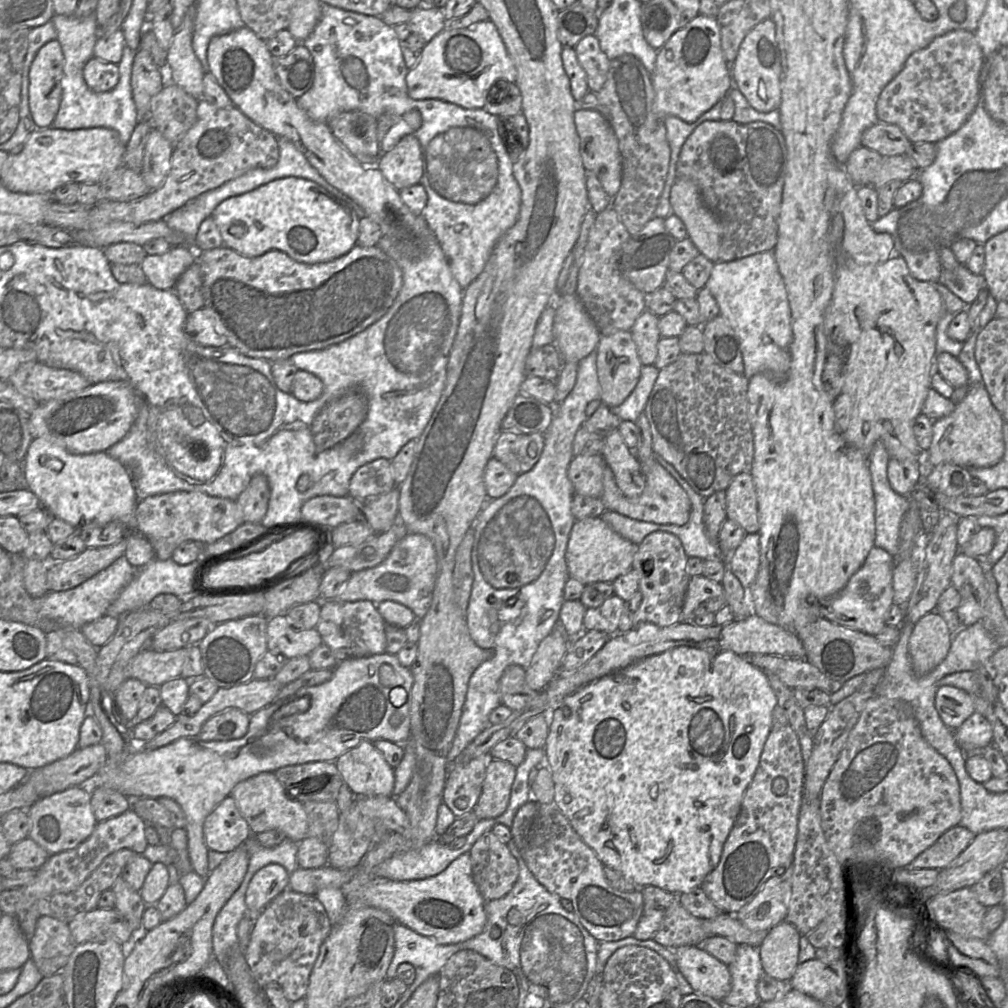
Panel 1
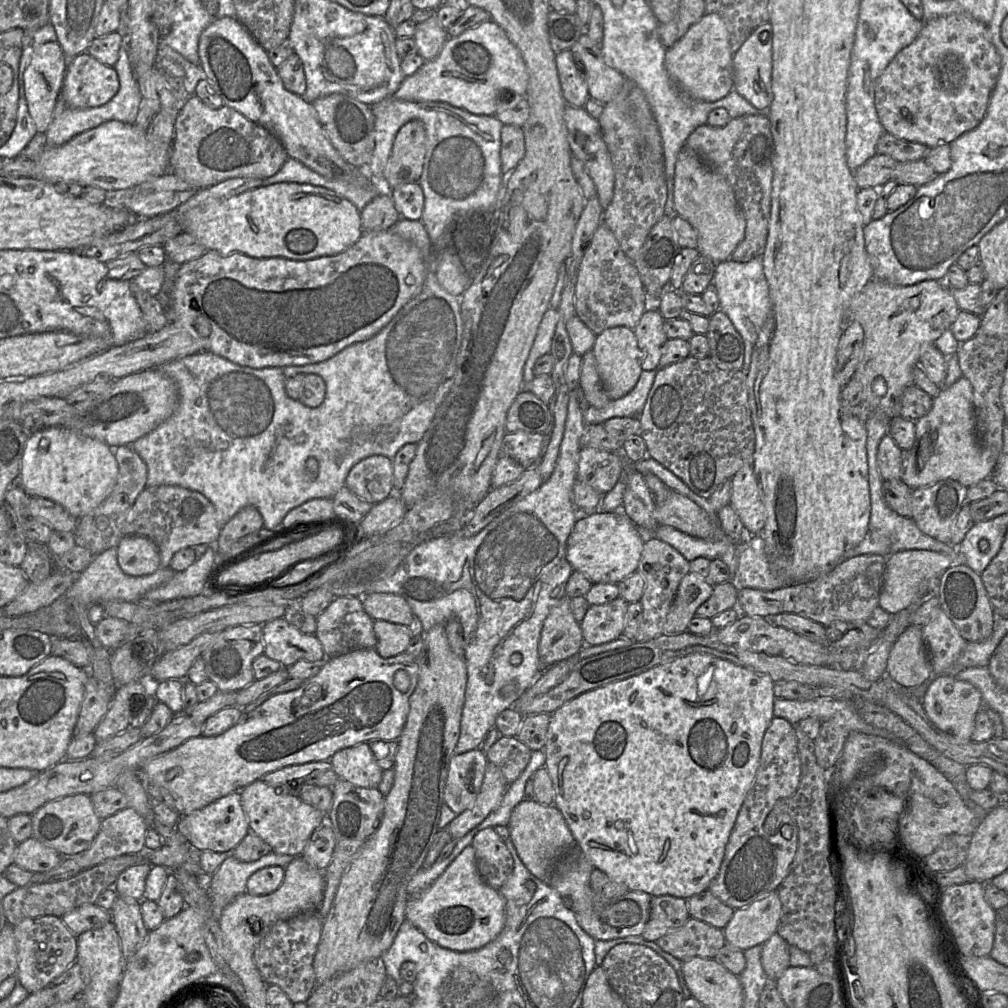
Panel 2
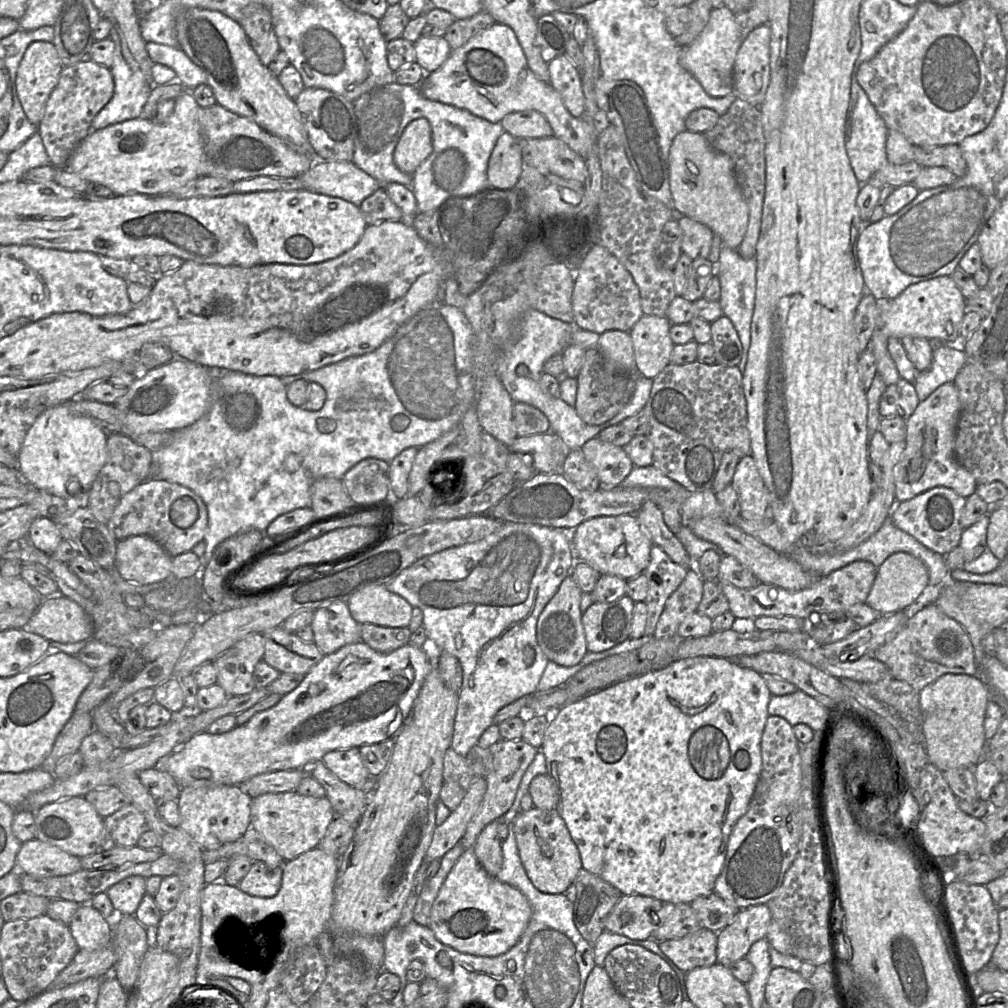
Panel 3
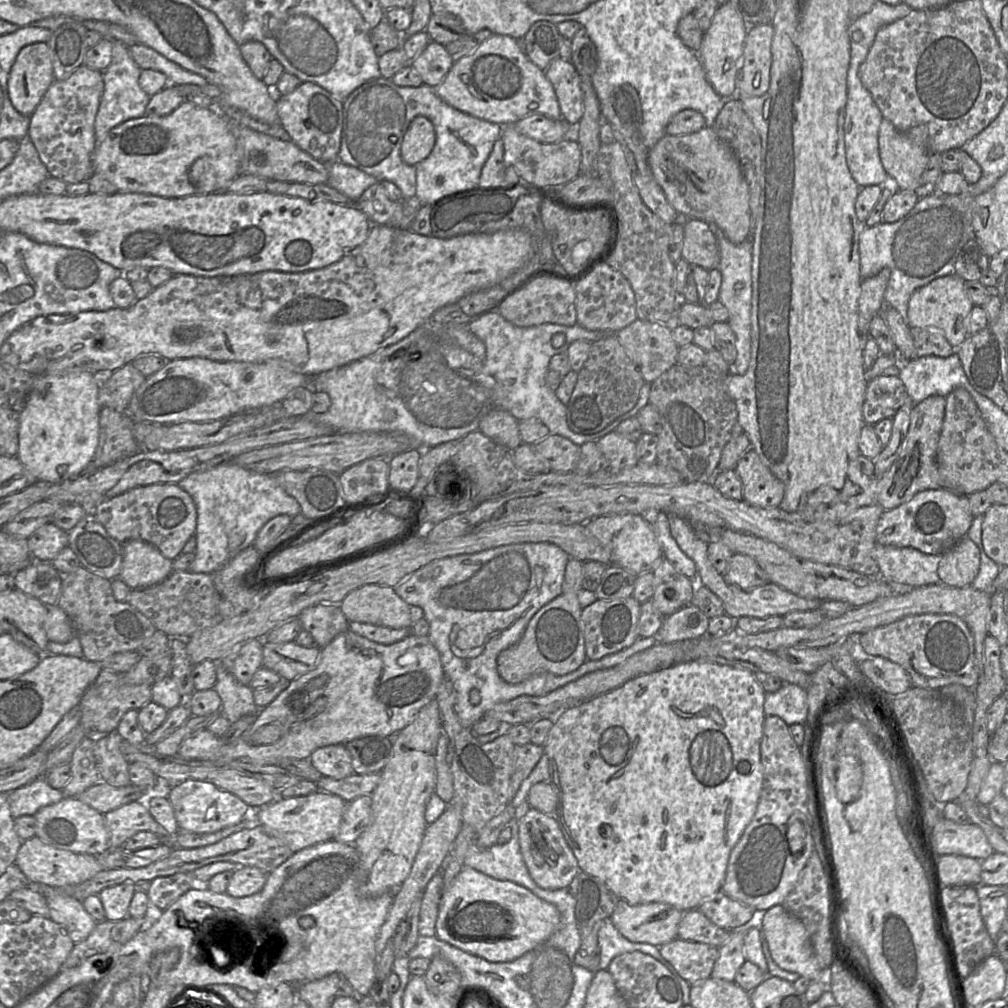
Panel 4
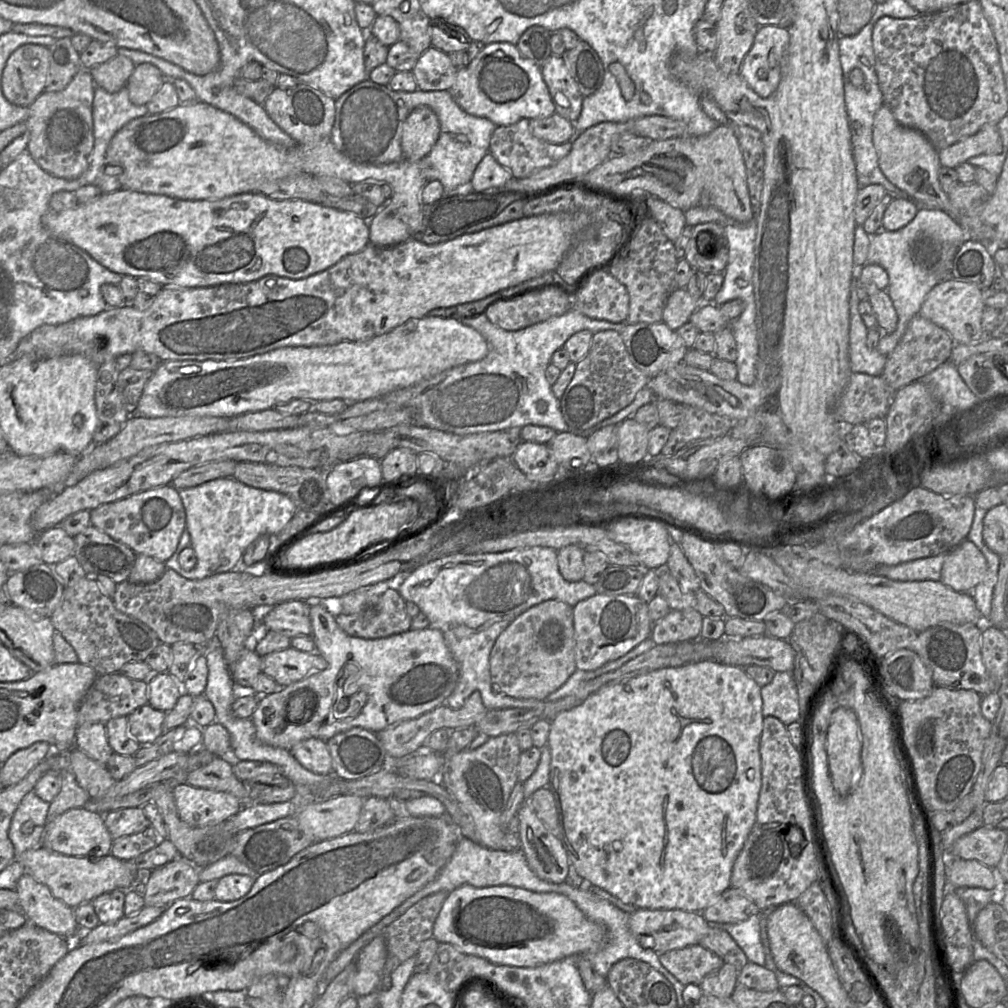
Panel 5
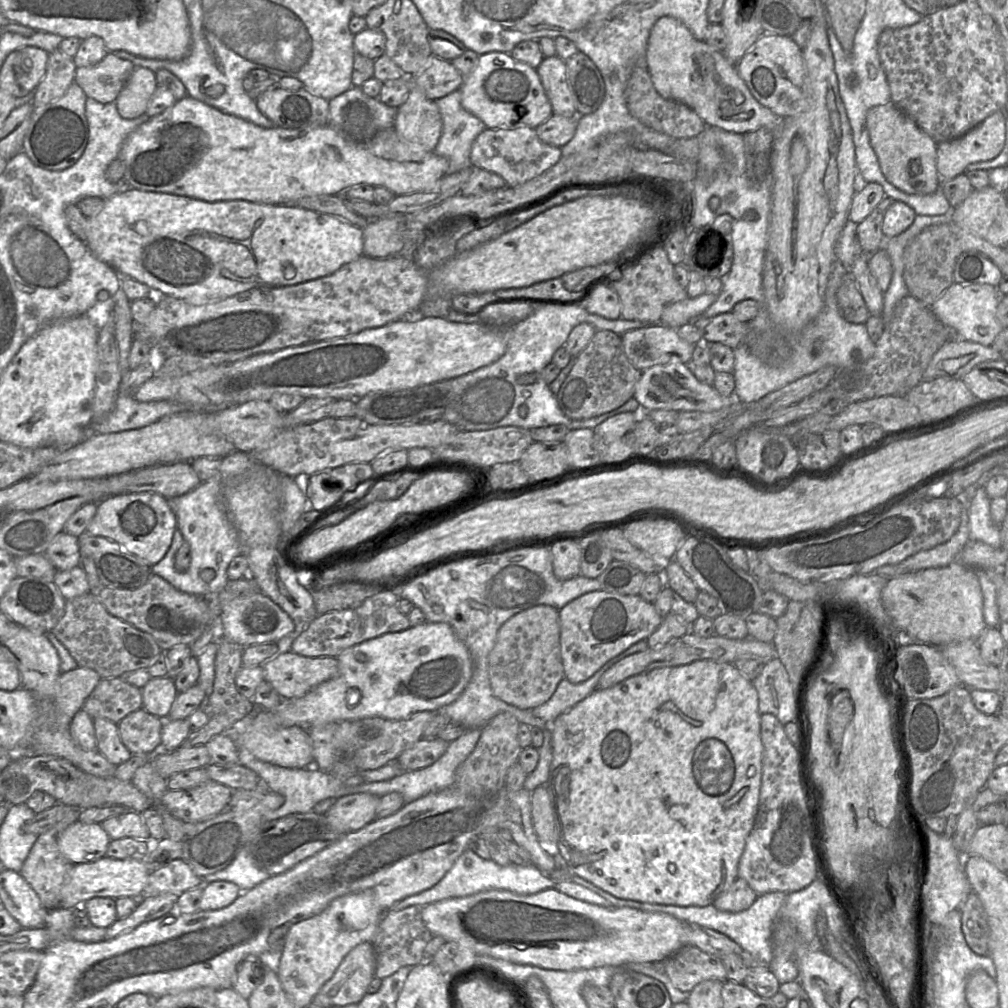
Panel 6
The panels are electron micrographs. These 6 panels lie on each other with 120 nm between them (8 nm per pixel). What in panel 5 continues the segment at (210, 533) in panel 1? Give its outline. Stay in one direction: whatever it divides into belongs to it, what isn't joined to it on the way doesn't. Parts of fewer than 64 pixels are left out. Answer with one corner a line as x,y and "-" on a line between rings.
172,485
149,489
91,511
90,523
112,539
133,550
166,562
175,552
186,526
186,513
179,490

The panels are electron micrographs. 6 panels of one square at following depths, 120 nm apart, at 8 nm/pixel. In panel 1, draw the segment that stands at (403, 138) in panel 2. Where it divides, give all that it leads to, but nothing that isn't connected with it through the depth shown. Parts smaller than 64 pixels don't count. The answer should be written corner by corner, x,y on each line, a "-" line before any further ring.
414,134
405,135
378,159
377,168
397,190
421,183
422,149

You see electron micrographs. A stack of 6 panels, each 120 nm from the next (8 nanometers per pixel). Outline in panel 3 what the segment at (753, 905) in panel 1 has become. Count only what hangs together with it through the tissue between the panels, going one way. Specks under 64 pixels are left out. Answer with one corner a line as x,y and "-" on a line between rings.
767,904
740,909
729,925
717,932
717,963
729,967
745,958
752,944
766,937
771,920

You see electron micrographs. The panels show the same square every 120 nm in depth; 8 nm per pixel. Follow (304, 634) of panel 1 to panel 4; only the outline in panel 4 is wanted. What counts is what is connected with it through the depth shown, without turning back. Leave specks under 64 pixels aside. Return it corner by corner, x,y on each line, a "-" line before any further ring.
263,641
263,667
292,681
317,666
320,652
316,645
302,647
295,641
279,644

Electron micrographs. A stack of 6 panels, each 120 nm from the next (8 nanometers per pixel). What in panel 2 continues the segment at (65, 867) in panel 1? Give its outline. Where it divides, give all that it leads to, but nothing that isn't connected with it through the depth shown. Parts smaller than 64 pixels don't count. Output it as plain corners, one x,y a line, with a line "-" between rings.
127,806
101,821
98,834
91,846
75,854
81,869
88,869
105,860
130,853
139,853
145,847
149,825
133,808

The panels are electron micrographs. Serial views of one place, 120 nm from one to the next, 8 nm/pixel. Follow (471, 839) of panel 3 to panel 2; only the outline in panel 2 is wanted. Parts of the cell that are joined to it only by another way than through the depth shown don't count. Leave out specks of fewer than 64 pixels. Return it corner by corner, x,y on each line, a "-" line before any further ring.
500,736
485,755
489,763
500,768
509,786
528,765
531,753
517,737

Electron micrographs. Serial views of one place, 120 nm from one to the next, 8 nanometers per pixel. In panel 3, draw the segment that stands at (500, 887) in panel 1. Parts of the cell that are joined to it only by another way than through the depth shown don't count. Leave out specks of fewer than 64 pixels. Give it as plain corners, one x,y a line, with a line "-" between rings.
495,820
485,826
473,847
480,865
492,877
497,876
503,864
502,841
498,836
499,823

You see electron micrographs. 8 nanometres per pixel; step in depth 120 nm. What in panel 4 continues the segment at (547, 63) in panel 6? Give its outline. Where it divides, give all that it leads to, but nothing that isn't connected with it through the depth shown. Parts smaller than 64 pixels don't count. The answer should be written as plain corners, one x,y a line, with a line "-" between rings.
558,57
544,72
556,93
562,119
576,127
584,110
581,77
576,68
571,61

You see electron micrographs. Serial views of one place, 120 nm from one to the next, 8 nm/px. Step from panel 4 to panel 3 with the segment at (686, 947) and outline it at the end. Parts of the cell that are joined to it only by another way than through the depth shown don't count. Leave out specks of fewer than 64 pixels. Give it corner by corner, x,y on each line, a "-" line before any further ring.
701,928
679,939
661,941
659,948
685,973
709,967
717,963
717,932

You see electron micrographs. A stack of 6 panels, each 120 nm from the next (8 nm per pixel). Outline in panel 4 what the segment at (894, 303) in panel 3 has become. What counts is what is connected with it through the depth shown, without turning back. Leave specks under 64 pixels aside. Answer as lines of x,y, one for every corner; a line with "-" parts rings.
954,274
939,277
917,288
908,302
908,324
911,328
937,328
953,347
960,346
969,336
966,321
973,308
964,286
964,280

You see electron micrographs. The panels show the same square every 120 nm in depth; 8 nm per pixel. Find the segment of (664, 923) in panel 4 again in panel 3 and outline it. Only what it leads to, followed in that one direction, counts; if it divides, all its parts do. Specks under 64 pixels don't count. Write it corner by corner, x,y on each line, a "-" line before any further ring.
622,895
604,921
604,931
620,934
633,940
646,940
661,926
659,911
663,902
642,895

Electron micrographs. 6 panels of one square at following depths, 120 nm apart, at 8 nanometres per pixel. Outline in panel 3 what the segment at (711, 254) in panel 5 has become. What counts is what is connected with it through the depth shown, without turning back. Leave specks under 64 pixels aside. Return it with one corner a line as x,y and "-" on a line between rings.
686,216
677,221
683,233
682,252
692,260
708,258
714,238
713,231
705,224

